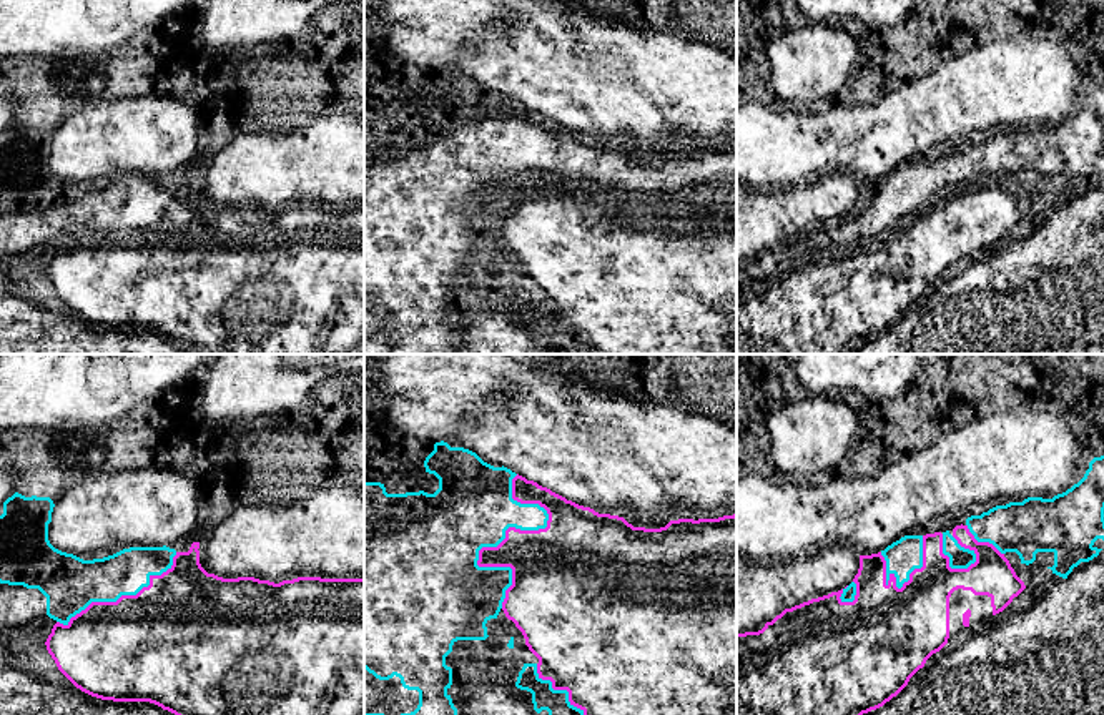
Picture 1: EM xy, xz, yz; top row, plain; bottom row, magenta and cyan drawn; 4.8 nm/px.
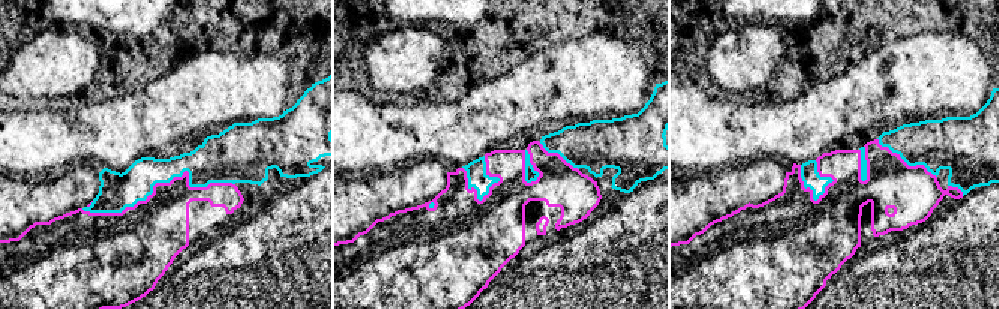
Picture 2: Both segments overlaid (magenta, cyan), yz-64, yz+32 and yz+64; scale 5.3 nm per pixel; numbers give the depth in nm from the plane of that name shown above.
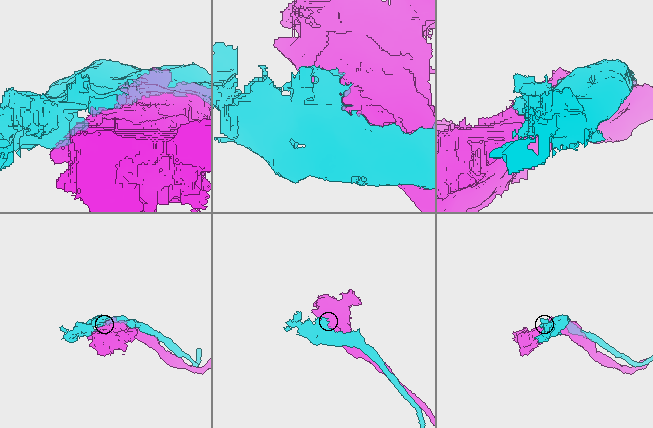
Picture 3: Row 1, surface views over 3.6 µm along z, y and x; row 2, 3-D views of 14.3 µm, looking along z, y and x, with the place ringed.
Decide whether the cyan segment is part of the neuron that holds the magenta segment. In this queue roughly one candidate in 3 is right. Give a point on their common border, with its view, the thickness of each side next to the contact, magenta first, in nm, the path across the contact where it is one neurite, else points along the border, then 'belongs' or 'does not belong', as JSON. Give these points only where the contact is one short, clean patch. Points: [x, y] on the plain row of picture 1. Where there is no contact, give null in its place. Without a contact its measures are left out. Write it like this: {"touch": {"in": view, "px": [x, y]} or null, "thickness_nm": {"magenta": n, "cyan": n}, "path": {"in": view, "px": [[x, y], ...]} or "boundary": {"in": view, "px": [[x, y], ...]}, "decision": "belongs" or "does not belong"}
{"touch": {"in": "xz", "px": [506, 162]}, "thickness_nm": {"magenta": 340, "cyan": 380}, "decision": "does not belong"}

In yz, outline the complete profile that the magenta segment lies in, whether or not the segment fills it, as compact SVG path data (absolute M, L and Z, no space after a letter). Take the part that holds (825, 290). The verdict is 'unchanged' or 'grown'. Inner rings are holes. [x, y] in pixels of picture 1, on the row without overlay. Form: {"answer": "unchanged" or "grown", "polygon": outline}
{"answer": "unchanged", "polygon": "M956 153L953 165L976 181L968 196L951 196L943 181L943 161L923 163L923 195L909 201L901 216L895 201L886 201L886 188L878 181L860 183L853 210L853 229L843 229L843 216L785 236L758 259L737 261L737 354L845 354L863 341L876 338L896 324L909 306L939 279L949 266L949 224L954 218L971 218L991 226L993 243L1003 239L1024 216L1009 188L989 170L978 170L968 153Z"}

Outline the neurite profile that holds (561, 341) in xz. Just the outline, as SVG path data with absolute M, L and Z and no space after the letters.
M524 291L515 314L532 321L537 341L549 339L550 354L585 354L584 338L569 329L567 318L554 318L550 308L542 308L537 301L537 291Z

